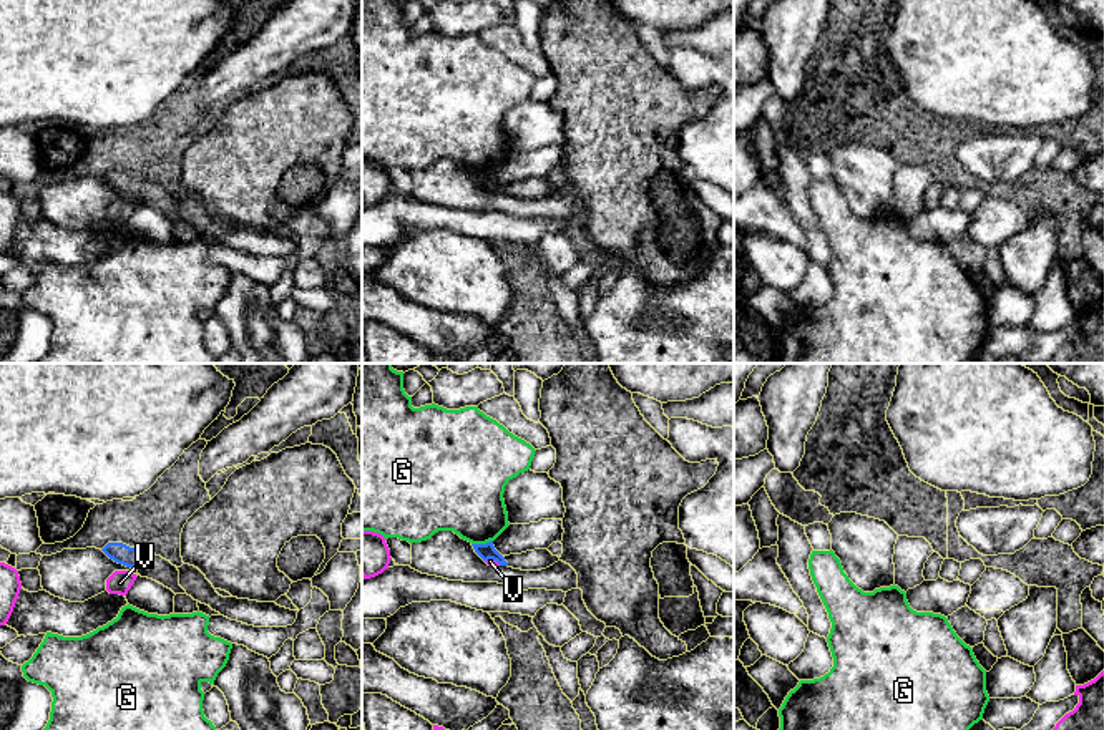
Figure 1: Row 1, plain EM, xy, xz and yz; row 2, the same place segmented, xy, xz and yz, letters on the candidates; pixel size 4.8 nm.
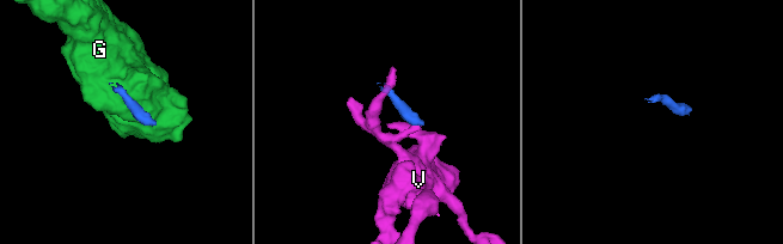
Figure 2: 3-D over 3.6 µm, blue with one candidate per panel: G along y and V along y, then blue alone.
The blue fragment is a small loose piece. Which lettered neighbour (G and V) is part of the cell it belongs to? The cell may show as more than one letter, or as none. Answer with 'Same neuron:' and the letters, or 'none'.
Same neuron: none

